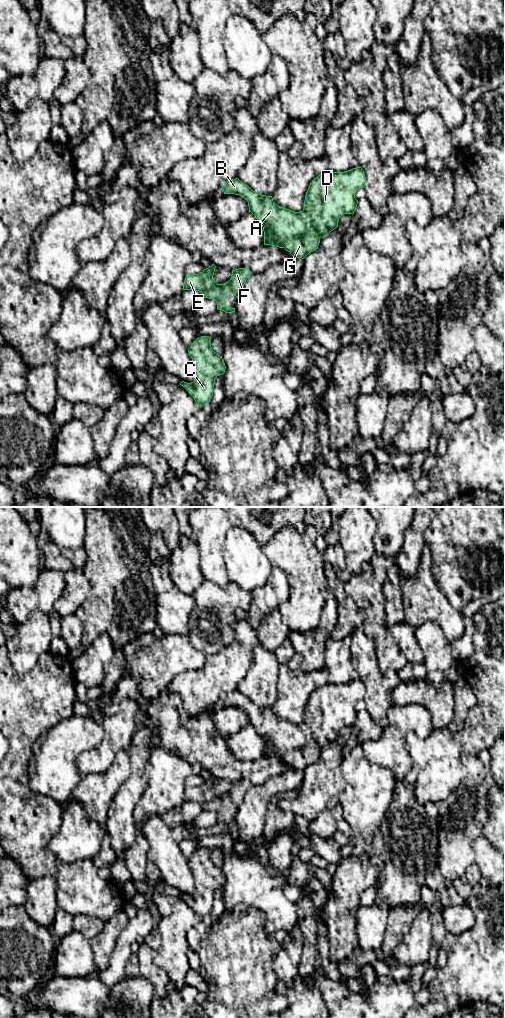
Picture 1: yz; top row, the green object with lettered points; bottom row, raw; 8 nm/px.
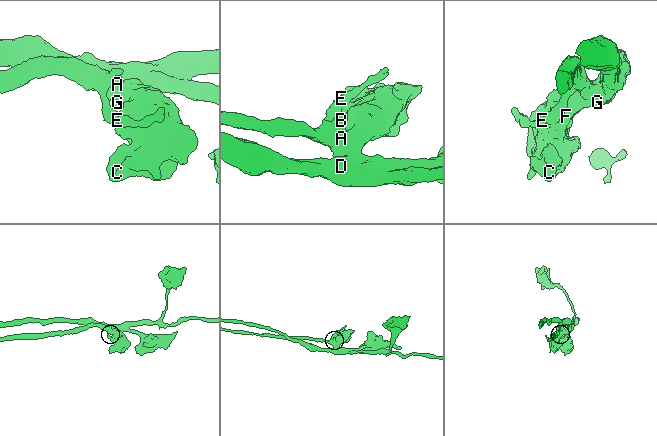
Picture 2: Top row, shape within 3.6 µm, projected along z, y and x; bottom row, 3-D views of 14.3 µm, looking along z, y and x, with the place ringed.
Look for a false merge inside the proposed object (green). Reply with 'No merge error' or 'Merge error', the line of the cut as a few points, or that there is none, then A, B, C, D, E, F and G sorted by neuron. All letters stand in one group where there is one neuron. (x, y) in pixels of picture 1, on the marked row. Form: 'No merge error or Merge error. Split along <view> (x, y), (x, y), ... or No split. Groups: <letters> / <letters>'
Merge error. Split along yz (303, 209), (320, 237). Groups: A B E G / C D F

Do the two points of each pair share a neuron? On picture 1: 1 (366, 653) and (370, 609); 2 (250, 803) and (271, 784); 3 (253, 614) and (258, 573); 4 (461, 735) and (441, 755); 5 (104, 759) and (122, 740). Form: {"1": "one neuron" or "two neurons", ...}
{"1": "two neurons", "2": "one neuron", "3": "two neurons", "4": "two neurons", "5": "one neuron"}

